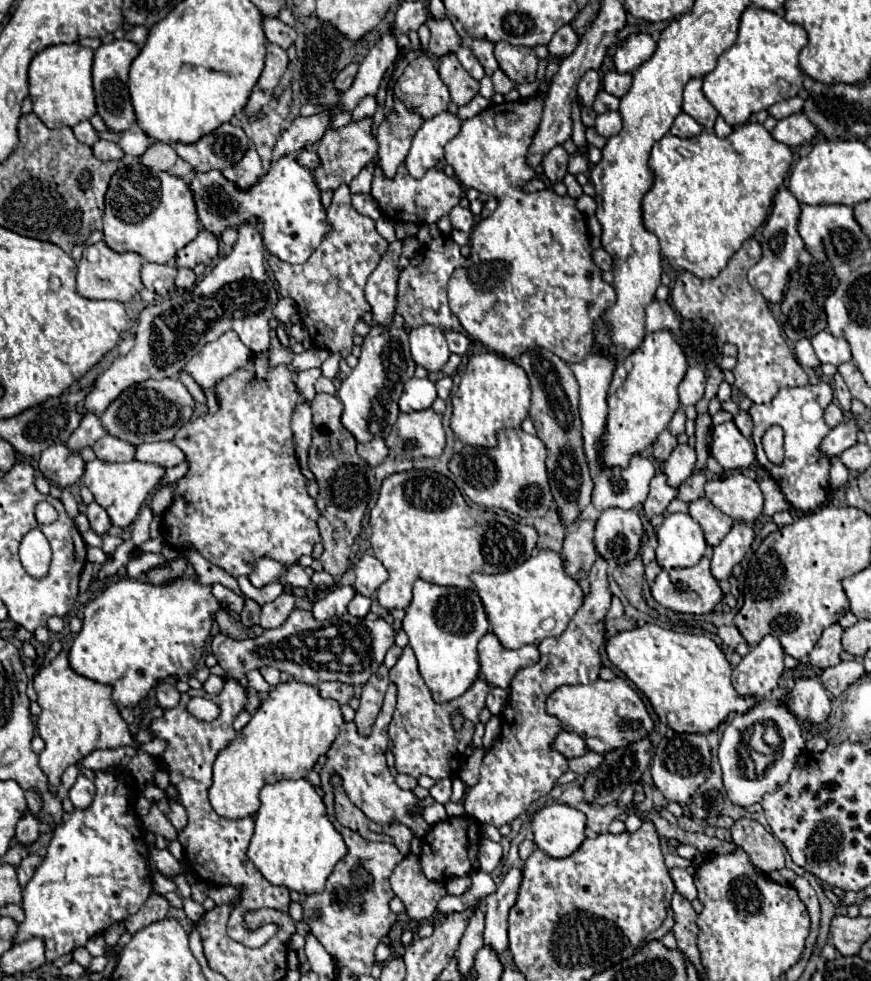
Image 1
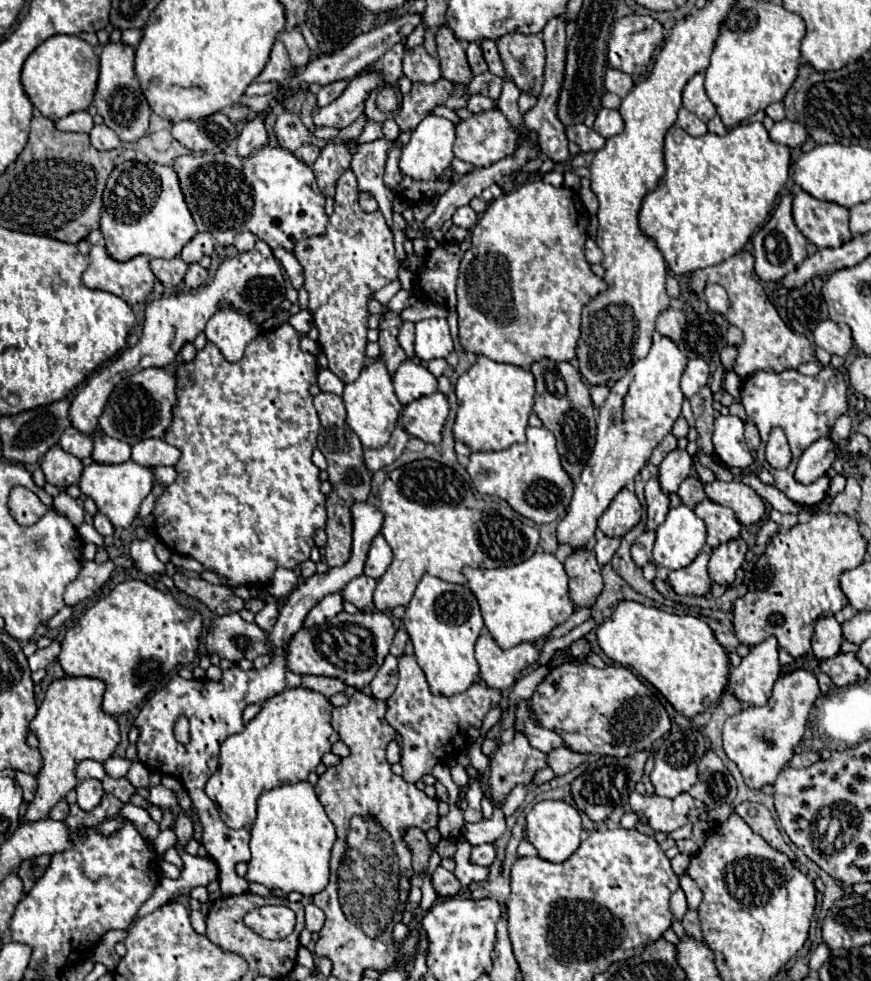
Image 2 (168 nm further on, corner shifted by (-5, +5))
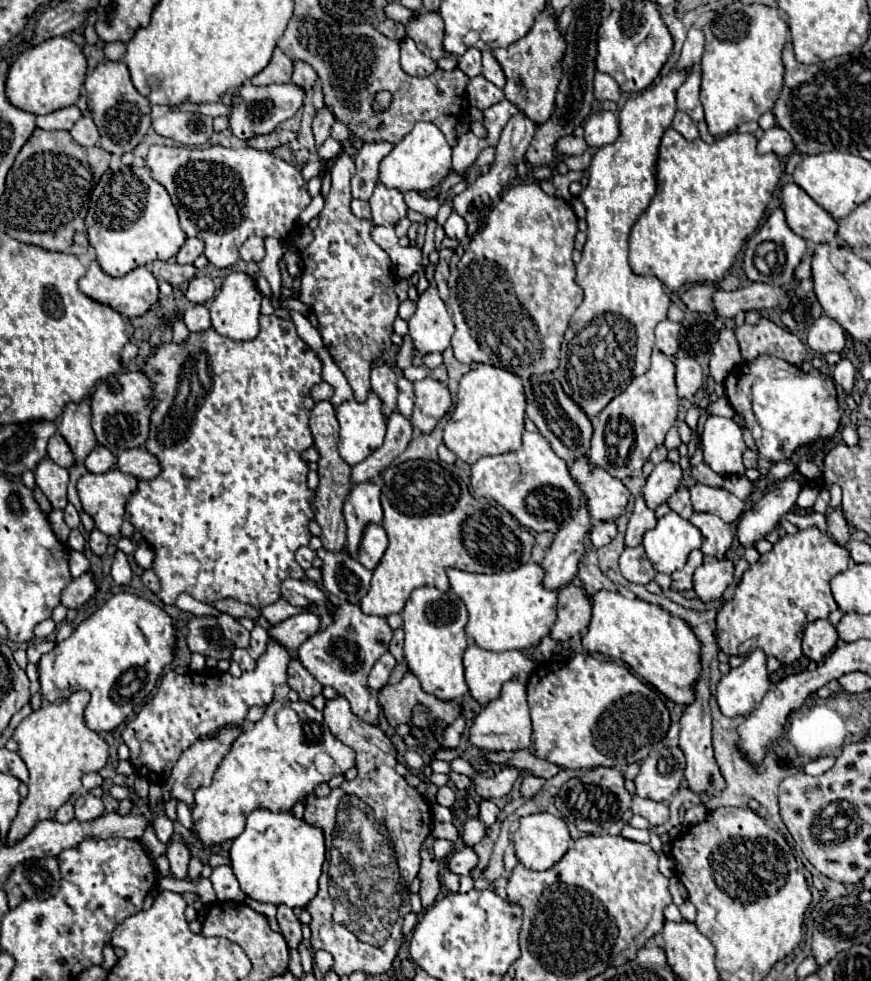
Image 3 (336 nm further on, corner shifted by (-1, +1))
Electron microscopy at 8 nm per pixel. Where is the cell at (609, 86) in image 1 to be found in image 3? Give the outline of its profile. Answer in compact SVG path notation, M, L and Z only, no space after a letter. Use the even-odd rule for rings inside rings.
M596 73L594 75L594 97L598 101L618 101L620 99L620 87L618 83L606 75L606 73Z

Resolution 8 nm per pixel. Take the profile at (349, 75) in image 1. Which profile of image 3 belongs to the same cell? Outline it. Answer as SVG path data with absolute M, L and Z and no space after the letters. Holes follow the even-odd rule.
M322 107L322 109L316 113L314 123L312 123L316 147L320 147L320 145L330 137L330 127L332 127L332 123L334 123L332 111L328 111L328 107Z

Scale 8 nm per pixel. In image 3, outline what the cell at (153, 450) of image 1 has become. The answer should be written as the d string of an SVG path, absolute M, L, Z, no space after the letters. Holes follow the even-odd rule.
M144 447L128 449L116 455L116 469L128 473L136 479L154 479L160 475L160 463L154 455L144 451Z

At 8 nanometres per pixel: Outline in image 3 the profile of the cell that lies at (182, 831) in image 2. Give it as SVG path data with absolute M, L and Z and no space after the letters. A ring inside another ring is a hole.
M170 843L166 855L168 855L168 861L170 861L170 877L186 879L188 861L190 861L188 847L184 843Z

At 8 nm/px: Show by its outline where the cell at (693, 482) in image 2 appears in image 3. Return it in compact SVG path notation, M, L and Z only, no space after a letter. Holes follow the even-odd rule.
M678 489L670 499L668 499L668 505L674 513L678 513L682 519L690 519L690 515L694 513L692 511L692 503L690 503L690 495L688 495L688 489Z

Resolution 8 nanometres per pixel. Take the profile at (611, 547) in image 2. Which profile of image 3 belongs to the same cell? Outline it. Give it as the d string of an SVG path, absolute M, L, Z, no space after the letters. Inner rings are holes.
M600 521L592 527L590 539L594 547L602 547L604 543L610 543L616 537L616 523L614 521Z

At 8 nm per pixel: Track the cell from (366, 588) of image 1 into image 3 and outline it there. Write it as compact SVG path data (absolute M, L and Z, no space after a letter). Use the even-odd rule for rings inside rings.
M368 523L362 533L360 547L358 547L360 563L372 571L380 563L386 547L388 547L388 537L386 537L384 527L376 523Z

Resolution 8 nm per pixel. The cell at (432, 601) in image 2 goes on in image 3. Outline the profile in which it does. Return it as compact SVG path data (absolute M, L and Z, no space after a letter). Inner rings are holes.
M420 587L412 591L406 607L402 609L404 619L404 653L408 669L418 677L422 689L442 701L462 699L468 693L464 681L462 655L468 647L464 635L464 623L468 623L468 611L458 595L452 591L438 591L436 587Z

